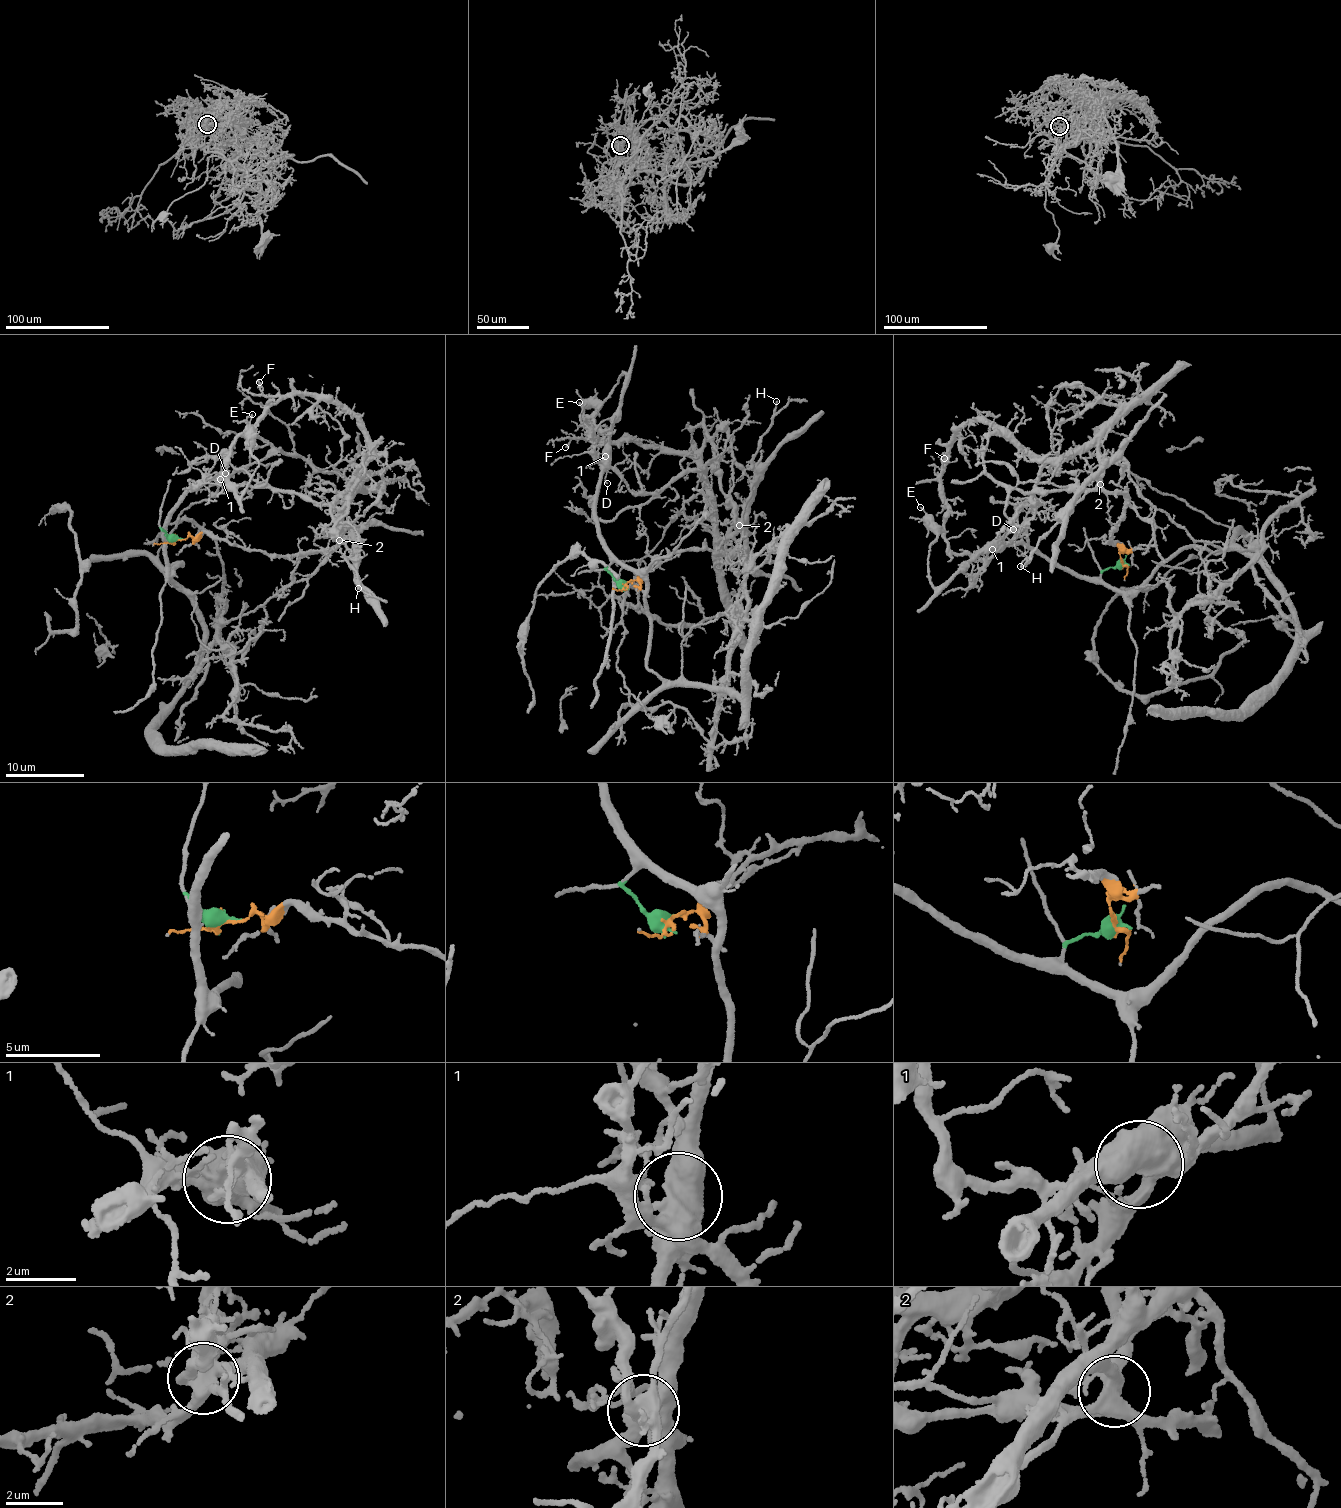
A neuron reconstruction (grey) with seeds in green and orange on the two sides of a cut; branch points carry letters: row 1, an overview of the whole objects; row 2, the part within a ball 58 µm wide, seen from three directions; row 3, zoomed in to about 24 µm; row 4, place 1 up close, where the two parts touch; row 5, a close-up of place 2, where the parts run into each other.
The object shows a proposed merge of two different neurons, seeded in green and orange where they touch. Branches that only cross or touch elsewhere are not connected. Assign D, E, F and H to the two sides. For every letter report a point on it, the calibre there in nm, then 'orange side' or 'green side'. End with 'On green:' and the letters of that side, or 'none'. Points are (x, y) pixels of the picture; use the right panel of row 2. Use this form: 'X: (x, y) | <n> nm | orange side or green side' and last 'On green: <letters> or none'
D: (1013, 529) | 100 nm | green side
E: (920, 507) | 140 nm | green side
F: (944, 458) | 170 nm | orange side
H: (1020, 566) | 140 nm | orange side
On green: D, E

